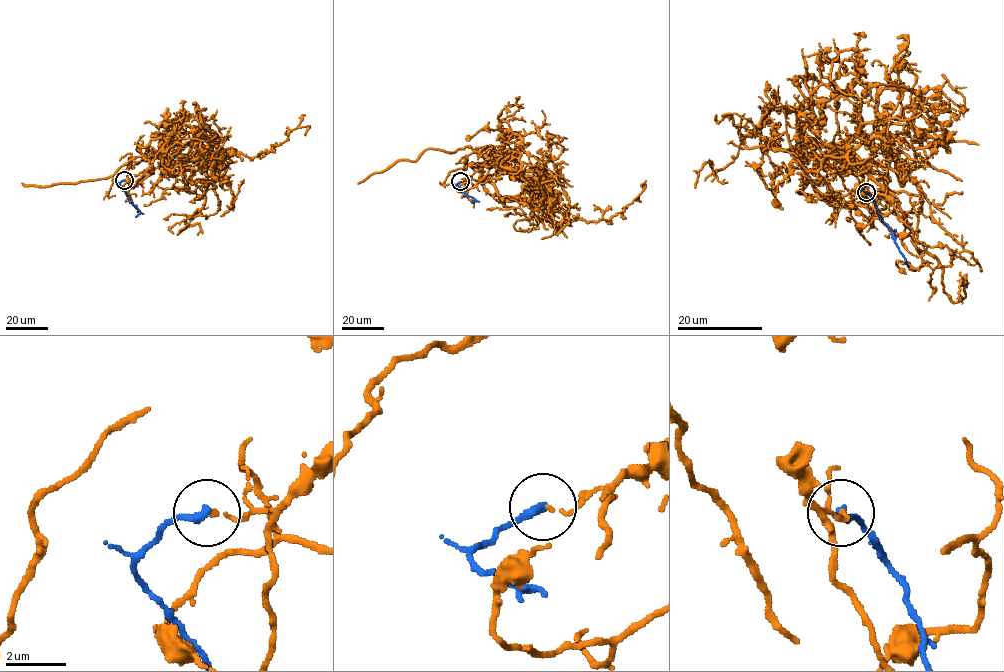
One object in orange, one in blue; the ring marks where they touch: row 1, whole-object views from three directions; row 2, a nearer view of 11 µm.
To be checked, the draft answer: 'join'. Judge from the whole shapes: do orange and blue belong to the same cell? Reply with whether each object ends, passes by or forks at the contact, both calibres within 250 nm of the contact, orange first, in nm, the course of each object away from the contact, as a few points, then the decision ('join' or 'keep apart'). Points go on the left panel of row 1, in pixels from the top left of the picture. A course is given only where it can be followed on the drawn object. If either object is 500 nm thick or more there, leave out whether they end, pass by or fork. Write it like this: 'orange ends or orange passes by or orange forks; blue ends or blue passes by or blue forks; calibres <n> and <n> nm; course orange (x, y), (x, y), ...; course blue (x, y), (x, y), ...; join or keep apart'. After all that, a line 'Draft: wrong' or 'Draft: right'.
orange ends; blue ends; calibres 100 and 300 nm; course orange (124, 180), (162, 162), (194, 161), (213, 143), (262, 157), (290, 130), (307, 126), (305, 135); course blue (124, 180), (119, 184), (140, 212), (135, 217); keep apart
Draft: wrong

